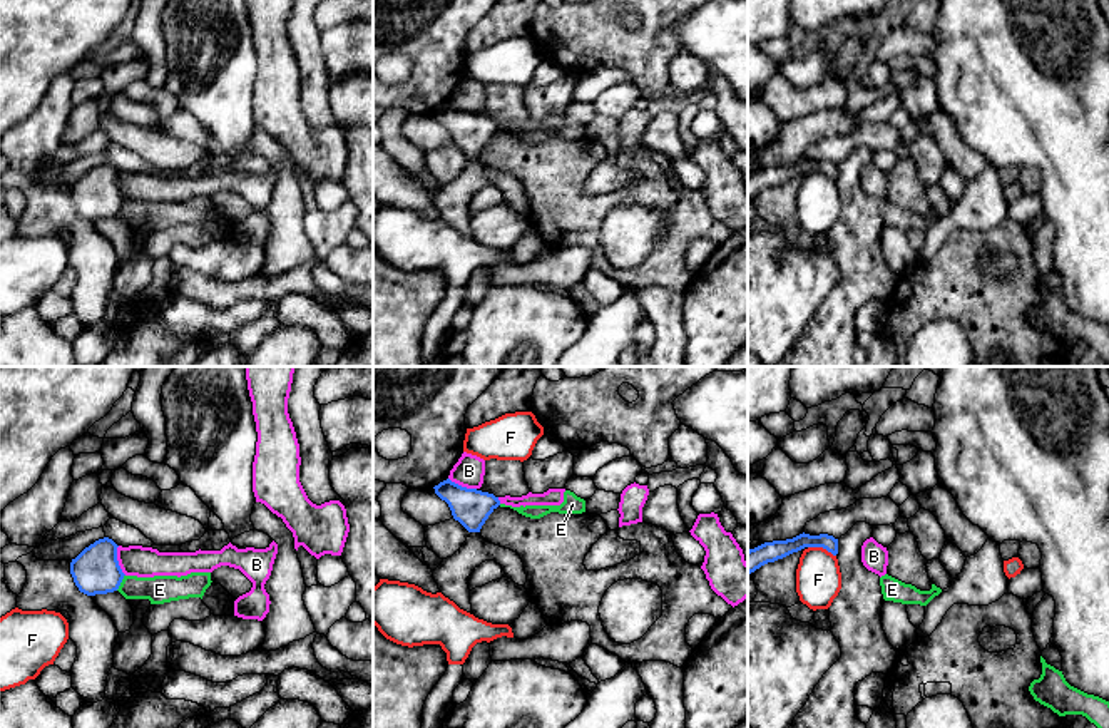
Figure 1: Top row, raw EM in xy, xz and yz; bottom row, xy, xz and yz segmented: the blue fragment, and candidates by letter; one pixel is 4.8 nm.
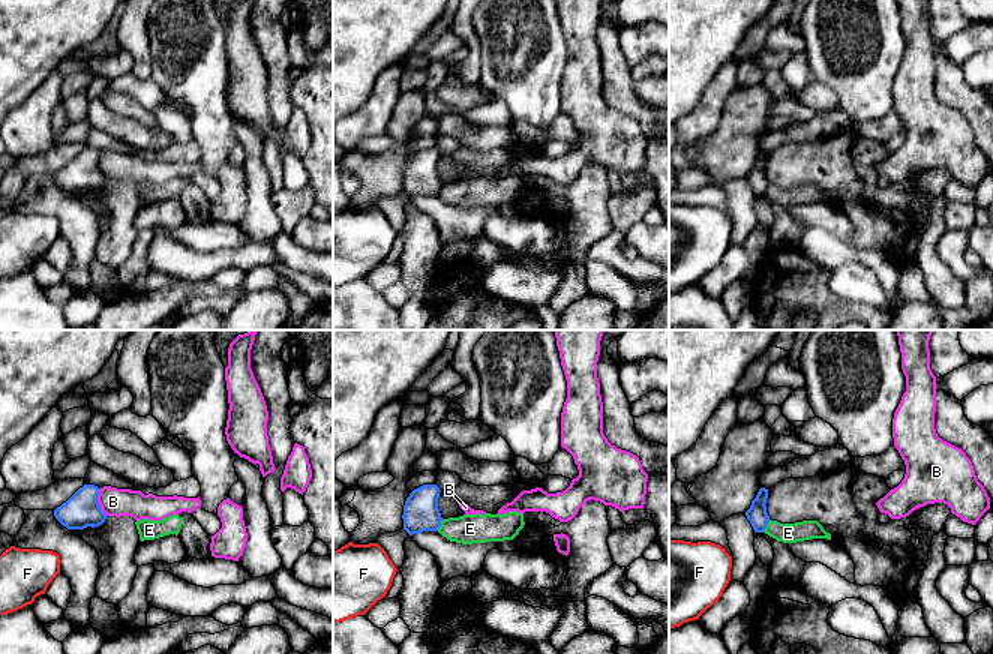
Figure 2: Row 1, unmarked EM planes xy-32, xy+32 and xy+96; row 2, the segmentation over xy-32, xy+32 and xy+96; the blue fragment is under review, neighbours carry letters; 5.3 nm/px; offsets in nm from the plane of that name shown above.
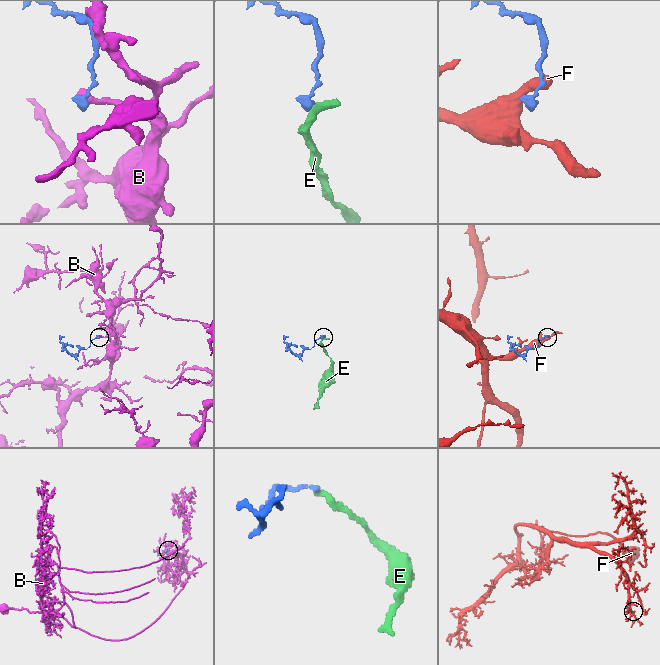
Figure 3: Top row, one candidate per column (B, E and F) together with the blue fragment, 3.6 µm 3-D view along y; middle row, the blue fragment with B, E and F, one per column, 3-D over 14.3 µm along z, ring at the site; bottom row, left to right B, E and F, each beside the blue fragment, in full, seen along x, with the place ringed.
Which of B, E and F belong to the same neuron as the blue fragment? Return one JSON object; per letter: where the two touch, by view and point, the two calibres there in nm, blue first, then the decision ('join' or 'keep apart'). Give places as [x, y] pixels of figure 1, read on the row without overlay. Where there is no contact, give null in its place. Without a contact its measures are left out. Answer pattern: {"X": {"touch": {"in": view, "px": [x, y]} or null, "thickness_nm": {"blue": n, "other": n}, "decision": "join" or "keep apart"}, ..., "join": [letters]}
{"B": {"touch": {"in": "xy", "px": [117, 186]}, "thickness_nm": {"blue": 220, "other": 150}, "decision": "keep apart"}, "E": {"touch": {"in": "xy", "px": [121, 206]}, "thickness_nm": {"blue": 220, "other": 140}, "decision": "keep apart"}, "F": {"touch": {"in": "yz", "px": [822, 171]}, "thickness_nm": {"blue": 100, "other": 220}, "decision": "keep apart"}, "join": []}

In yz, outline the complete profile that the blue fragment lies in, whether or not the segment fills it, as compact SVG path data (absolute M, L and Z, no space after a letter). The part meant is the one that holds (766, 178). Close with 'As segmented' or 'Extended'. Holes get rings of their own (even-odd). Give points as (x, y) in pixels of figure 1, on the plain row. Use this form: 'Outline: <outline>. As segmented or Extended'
Outline: M800 159L793 164L786 166L773 166L764 167L754 174L748 176L748 199L754 197L761 191L768 187L774 187L778 184L783 184L793 177L798 177L805 172L823 172L833 181L838 179L838 164L828 159L820 161L810 161L810 159Z. As segmented

